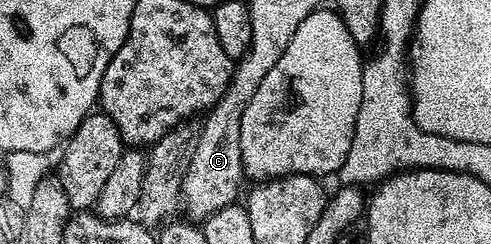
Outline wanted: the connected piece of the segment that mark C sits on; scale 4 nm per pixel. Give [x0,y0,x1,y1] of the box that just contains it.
[182,16,298,223]

